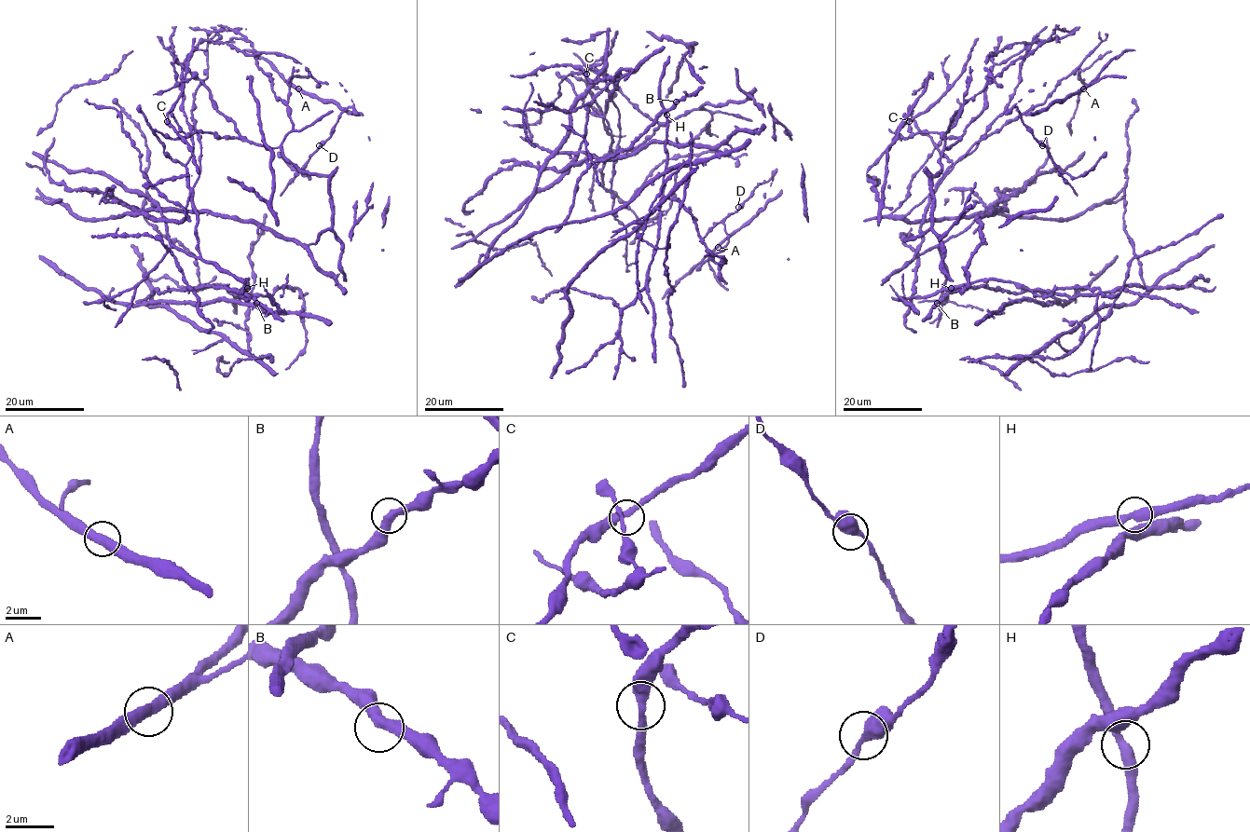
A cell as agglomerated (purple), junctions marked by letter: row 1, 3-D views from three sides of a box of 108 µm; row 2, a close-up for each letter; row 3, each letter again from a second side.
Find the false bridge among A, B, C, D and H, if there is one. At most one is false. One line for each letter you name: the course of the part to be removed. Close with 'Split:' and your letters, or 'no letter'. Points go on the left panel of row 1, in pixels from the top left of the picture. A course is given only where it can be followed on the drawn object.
Split: no letter

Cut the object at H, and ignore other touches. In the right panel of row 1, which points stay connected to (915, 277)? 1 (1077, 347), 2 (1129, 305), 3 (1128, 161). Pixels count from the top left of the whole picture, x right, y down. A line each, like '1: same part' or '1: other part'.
1: same part
2: same part
3: other part

